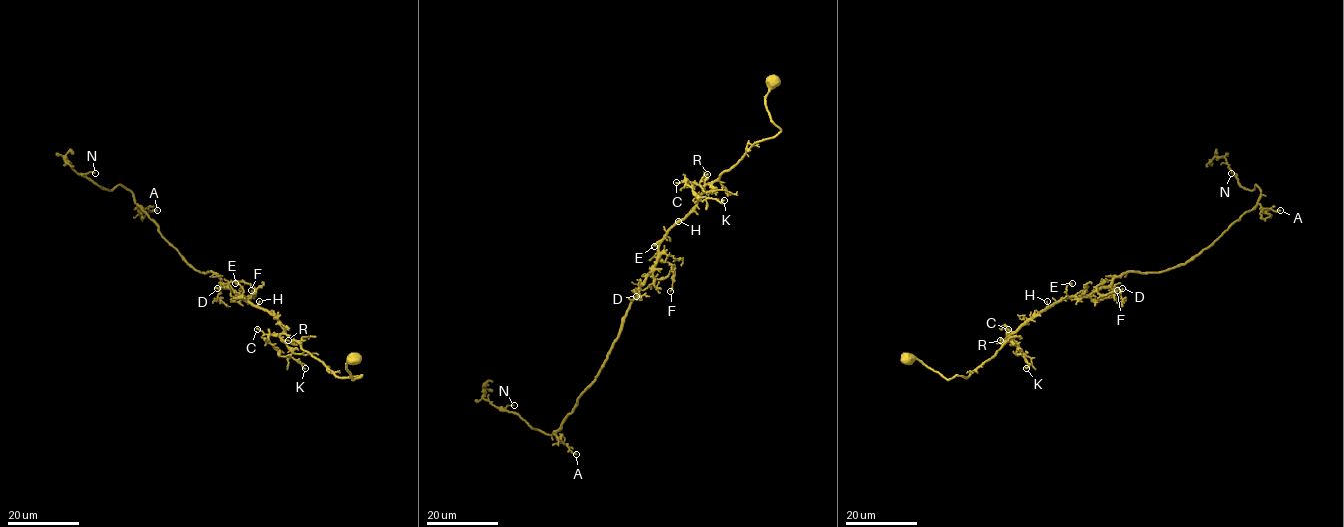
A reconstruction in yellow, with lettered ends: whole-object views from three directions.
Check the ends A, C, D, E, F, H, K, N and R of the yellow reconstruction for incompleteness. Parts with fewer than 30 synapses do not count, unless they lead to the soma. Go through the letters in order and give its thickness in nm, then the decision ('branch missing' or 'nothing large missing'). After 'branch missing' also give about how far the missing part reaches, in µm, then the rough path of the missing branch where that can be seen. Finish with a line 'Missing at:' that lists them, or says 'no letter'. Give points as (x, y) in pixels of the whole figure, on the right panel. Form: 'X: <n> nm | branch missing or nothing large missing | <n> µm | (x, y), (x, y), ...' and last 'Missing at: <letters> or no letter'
A: 140 nm | nothing large missing
C: 150 nm | nothing large missing
D: 150 nm | nothing large missing
E: 190 nm | nothing large missing
F: 120 nm | nothing large missing
H: 110 nm | nothing large missing
K: 150 nm | nothing large missing
N: 130 nm | nothing large missing
R: 120 nm | nothing large missing
Missing at: no letter

